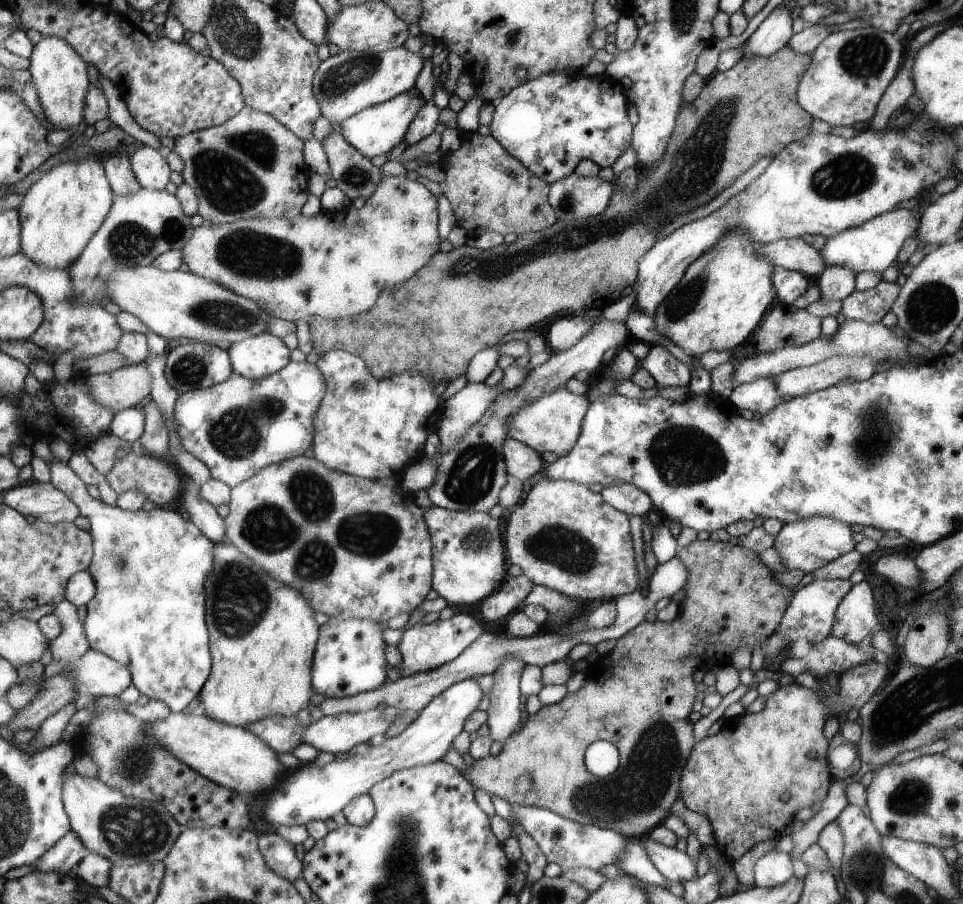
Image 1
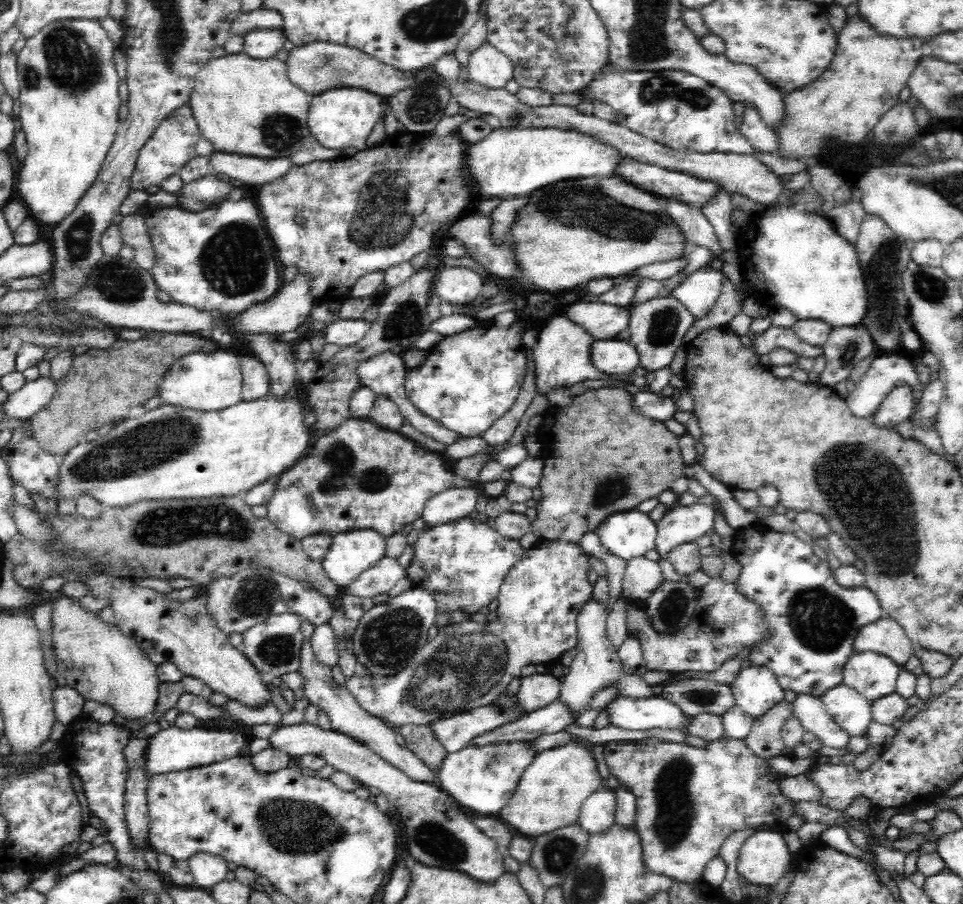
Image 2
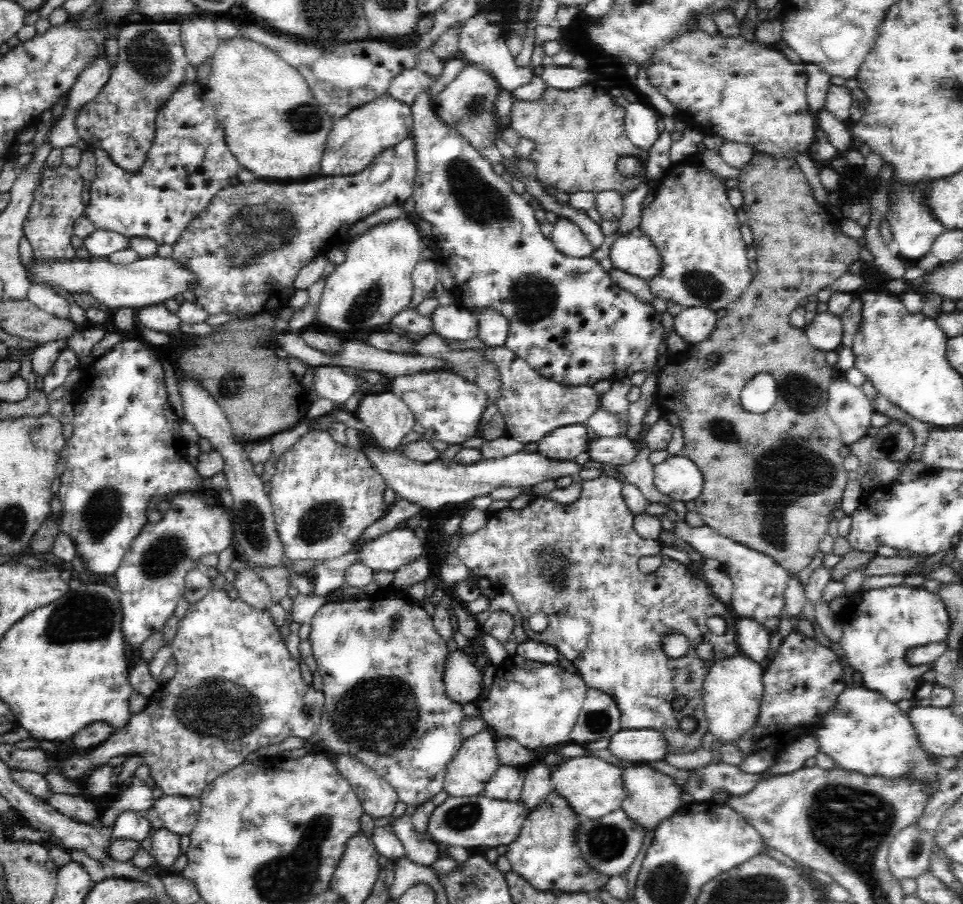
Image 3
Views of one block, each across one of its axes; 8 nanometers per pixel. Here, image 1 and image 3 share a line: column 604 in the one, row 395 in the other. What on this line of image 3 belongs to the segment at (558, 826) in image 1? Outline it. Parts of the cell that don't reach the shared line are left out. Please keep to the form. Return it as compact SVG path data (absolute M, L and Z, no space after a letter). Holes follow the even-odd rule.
M838 378L830 385L829 397L827 400L827 411L830 418L836 423L841 434L841 440L845 445L852 444L867 436L867 430L871 426L871 418L874 409L870 405L870 399L866 397L863 390L848 384L844 378Z

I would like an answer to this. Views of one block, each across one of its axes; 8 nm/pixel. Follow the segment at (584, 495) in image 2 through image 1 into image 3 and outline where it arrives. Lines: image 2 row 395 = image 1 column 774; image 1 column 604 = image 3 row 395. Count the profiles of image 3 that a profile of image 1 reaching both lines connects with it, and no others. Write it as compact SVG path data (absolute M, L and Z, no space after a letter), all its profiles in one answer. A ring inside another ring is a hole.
M754 154L740 170L737 178L731 183L736 185L742 195L741 209L748 217L750 224L750 233L748 240L753 243L756 251L756 263L758 269L756 274L750 280L748 288L738 298L730 303L725 309L725 316L717 320L714 330L706 340L698 344L689 345L686 350L681 353L670 354L666 365L658 375L654 404L656 404L663 413L670 412L678 417L679 426L683 432L684 446L680 452L682 456L694 462L694 465L699 469L704 479L703 490L694 503L696 504L695 511L700 514L704 525L712 528L722 537L730 538L737 541L739 544L748 545L751 549L772 557L782 568L789 572L790 576L798 577L803 568L806 568L814 554L819 548L819 541L825 536L829 530L830 522L835 518L834 511L841 508L842 496L847 484L847 476L843 466L843 459L840 457L840 449L845 446L841 440L841 434L836 423L830 418L827 411L827 400L829 397L830 385L834 382L834 367L831 367L825 360L825 352L814 348L806 336L805 329L794 328L790 324L790 313L800 306L799 302L811 294L816 294L819 290L824 290L829 287L838 277L848 272L848 268L856 261L860 260L857 240L846 236L839 229L839 221L832 215L824 204L816 201L814 191L804 177L802 170L794 159L786 159L786 157L774 158L770 156L760 156ZM710 356L717 358L714 363L709 363ZM761 372L768 373L774 377L776 381L776 400L774 406L764 414L754 414L744 410L741 405L741 390L745 384L752 380L753 376Z

